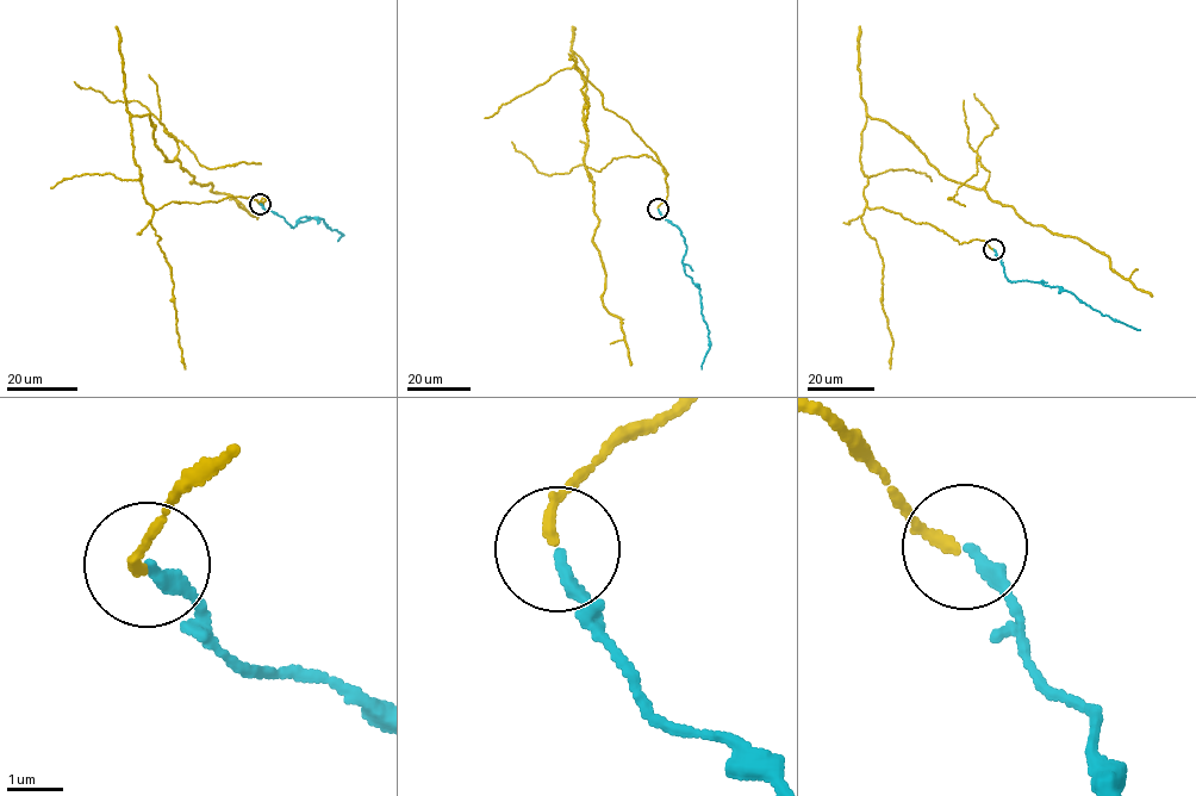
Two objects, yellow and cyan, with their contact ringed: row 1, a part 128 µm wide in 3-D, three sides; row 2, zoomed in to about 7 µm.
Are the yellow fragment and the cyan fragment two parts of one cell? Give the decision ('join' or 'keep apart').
join

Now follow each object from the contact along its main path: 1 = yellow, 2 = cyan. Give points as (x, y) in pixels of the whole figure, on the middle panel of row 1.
1: (658, 209), (658, 156), (572, 51), (587, 69), (602, 302), (630, 366)
2: (658, 209), (683, 235), (686, 247), (683, 260), (685, 273), (699, 288), (709, 348), (702, 368)

